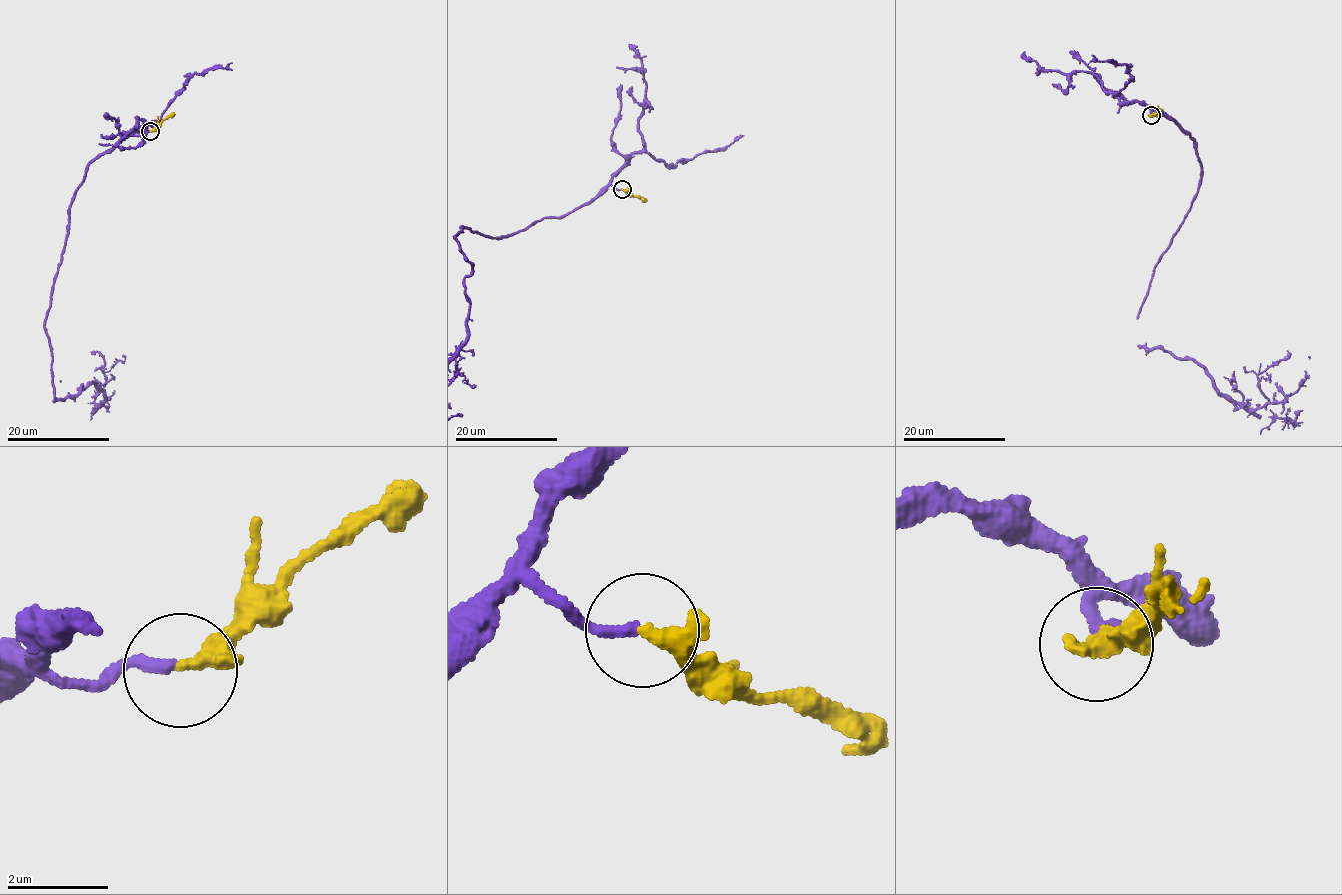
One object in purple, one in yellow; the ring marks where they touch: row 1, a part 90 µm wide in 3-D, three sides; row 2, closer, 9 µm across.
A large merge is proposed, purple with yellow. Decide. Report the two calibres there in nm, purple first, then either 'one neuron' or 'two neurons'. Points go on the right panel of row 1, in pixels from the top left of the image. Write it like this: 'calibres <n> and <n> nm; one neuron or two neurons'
calibres 220 and 240 nm; one neuron

